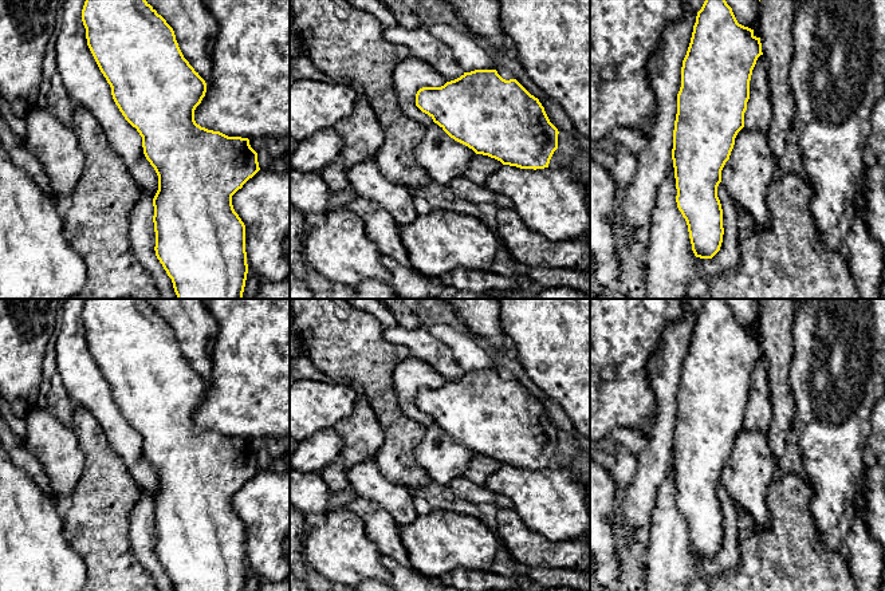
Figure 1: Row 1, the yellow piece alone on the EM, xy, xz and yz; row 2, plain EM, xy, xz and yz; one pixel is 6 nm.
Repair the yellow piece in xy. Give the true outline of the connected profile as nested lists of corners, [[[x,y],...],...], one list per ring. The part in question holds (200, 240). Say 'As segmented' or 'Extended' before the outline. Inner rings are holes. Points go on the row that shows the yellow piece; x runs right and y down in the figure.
As segmented. [[[86,0],[82,9],[82,21],[86,28],[87,46],[101,72],[111,87],[113,99],[125,119],[135,127],[142,137],[143,154],[158,176],[158,190],[153,198],[153,222],[156,232],[154,251],[168,276],[172,279],[177,299],[243,299],[248,273],[245,225],[233,209],[232,196],[260,170],[257,153],[251,147],[248,138],[228,137],[220,131],[208,130],[196,123],[194,110],[205,96],[206,83],[184,58],[173,28],[146,0]]]

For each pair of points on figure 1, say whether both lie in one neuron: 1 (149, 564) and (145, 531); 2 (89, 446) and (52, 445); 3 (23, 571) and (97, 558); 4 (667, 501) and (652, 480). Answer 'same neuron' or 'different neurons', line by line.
1: same neuron
2: different neurons
3: different neurons
4: different neurons

